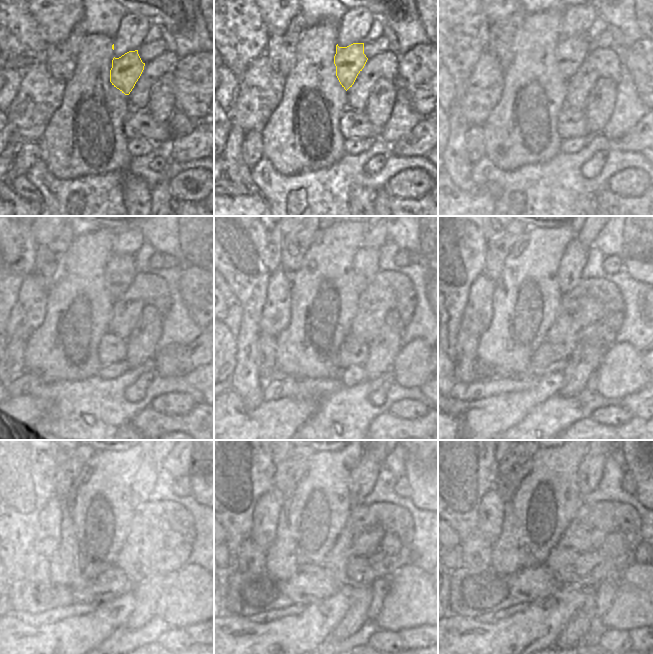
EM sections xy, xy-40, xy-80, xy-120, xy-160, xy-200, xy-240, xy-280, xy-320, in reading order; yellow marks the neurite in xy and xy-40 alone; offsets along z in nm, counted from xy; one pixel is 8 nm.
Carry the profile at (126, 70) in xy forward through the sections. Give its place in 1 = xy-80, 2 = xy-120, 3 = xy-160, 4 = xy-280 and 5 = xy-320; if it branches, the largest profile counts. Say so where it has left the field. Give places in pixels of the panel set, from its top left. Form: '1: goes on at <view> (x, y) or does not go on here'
1: goes on at xy-80 (571, 52)
2: goes on at xy-120 (120, 271)
3: goes on at xy-160 (343, 270)
4: goes on at xy-280 (363, 476)
5: goes on at xy-320 (589, 473)

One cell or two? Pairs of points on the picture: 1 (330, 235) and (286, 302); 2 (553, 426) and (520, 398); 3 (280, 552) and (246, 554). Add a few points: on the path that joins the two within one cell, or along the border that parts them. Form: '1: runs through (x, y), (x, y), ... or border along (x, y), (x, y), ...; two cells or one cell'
1: runs through (314, 252), (305, 266), (303, 288); one cell
2: border along (553, 396), (536, 406), (516, 425); two cells
3: border along (266, 549), (266, 565), (264, 569); two cells

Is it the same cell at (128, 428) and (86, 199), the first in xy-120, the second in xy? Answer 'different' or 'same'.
different

